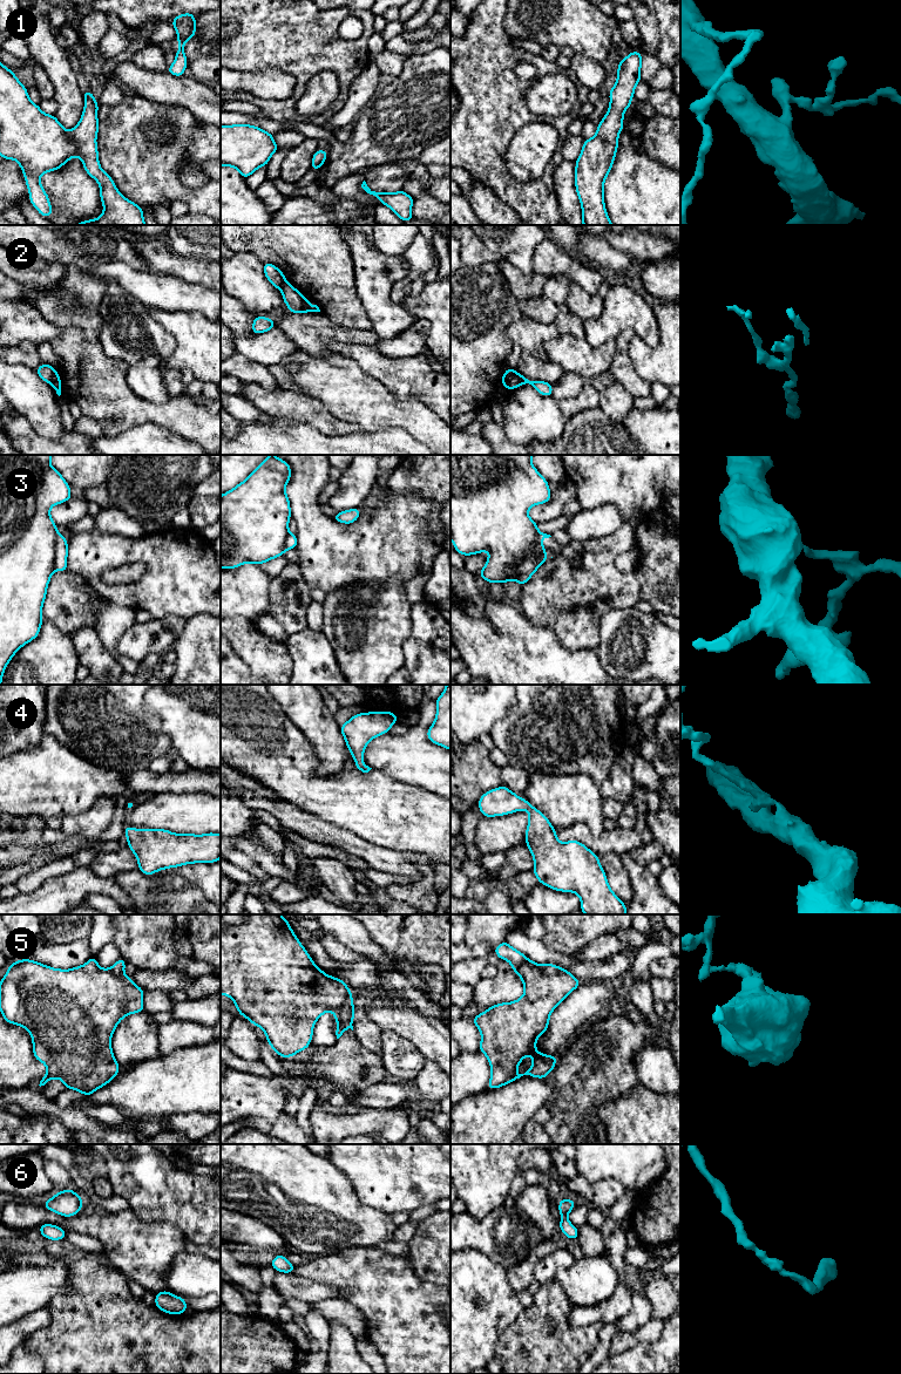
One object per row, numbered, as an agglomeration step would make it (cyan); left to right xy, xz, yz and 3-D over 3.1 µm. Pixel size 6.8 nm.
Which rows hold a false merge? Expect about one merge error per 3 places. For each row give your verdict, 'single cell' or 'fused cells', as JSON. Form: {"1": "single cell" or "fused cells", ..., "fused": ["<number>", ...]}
{"1": "single cell", "2": "fused cells", "3": "fused cells", "4": "single cell", "5": "fused cells", "6": "single cell", "fused": ["2", "3", "5"]}

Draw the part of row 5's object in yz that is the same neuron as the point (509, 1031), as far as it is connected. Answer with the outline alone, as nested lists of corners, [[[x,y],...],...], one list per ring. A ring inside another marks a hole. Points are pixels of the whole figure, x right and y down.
[[[527,963],[519,967],[517,974],[524,987],[524,993],[519,1000],[496,1004],[472,1018],[481,1033],[479,1050],[487,1056],[492,1068],[487,1089],[500,1088],[523,1075],[546,1080],[547,1075],[555,1068],[557,1055],[538,1053],[536,1050],[537,1038],[548,1029],[551,1012],[581,984],[568,971],[544,974]],[[529,1054],[533,1055],[533,1066],[524,1074],[517,1074],[516,1069],[520,1062]]]

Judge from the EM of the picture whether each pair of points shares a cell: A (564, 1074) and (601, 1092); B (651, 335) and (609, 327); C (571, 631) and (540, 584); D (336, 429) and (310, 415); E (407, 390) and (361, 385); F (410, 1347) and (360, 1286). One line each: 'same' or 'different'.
A: same
B: same
C: same
D: same
E: different
F: same

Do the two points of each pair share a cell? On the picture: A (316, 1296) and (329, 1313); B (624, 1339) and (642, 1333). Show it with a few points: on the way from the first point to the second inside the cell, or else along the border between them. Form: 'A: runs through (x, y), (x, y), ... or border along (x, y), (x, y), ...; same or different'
A: border along (338, 1297), (314, 1303), (293, 1300); different
B: runs through (629, 1339), (637, 1338); same

